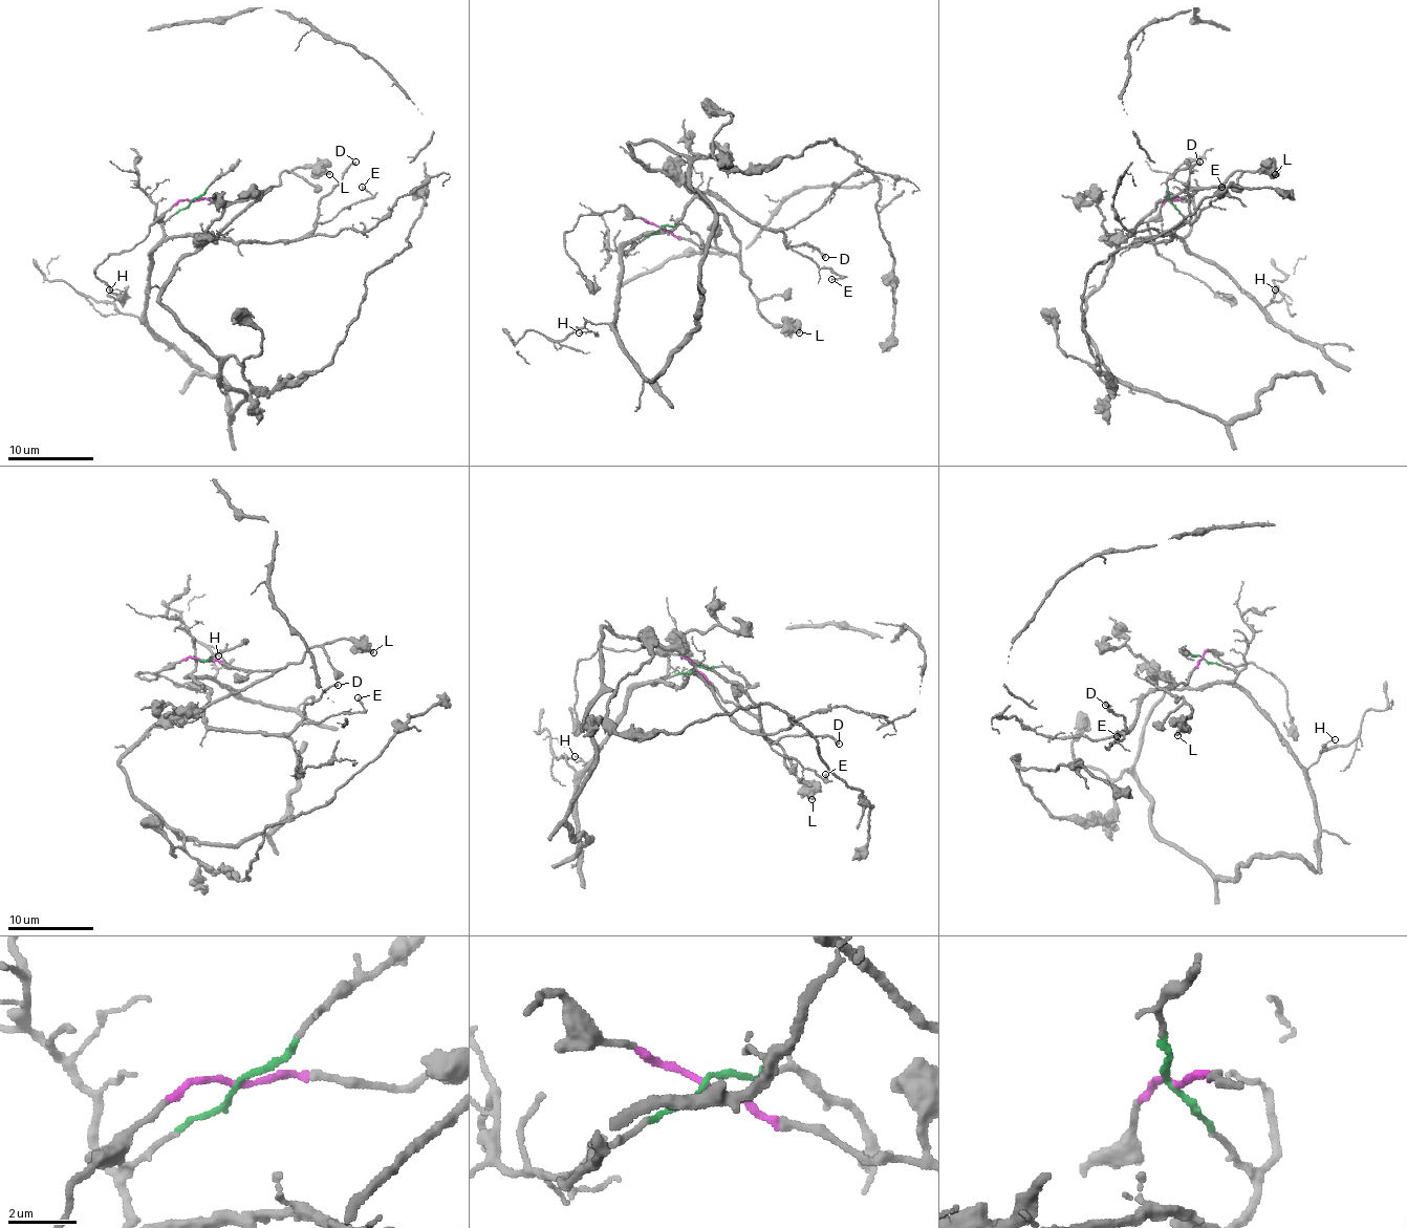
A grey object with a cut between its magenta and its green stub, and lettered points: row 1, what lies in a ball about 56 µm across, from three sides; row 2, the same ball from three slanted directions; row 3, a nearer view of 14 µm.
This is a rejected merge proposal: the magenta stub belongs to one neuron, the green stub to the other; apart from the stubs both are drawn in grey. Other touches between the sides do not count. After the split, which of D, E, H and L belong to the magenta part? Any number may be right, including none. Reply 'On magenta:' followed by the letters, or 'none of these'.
On magenta: L

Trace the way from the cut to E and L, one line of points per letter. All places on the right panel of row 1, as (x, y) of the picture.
E: (1170, 201), (1190, 224), (1188, 233), (1137, 242), (1164, 242), (1194, 220), (1222, 186)
L: (1170, 201), (1190, 201), (1196, 191), (1219, 186), (1237, 171), (1267, 167), (1276, 173)

